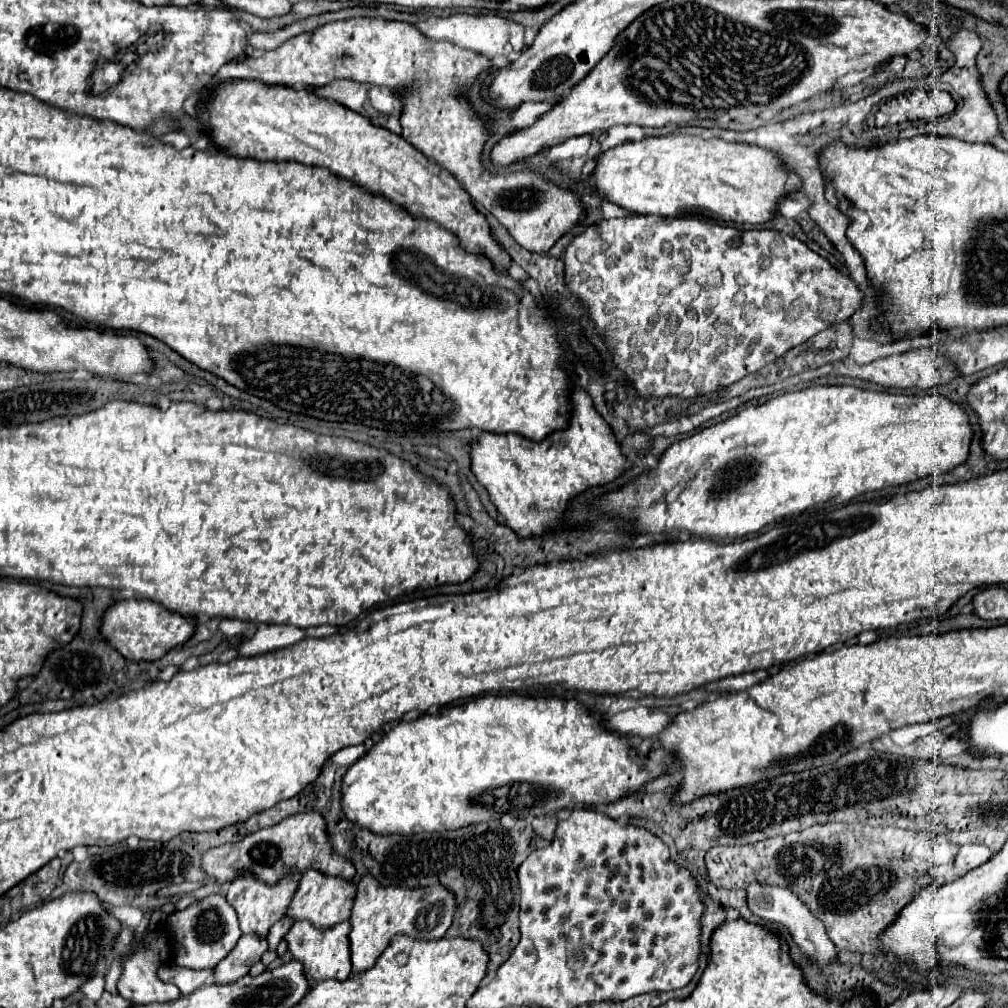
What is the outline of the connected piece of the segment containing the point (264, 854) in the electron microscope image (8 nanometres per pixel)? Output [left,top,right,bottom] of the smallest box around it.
[202,812,356,886]

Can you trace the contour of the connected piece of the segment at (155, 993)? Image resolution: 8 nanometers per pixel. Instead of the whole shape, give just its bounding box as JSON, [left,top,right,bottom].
[116,928,180,1004]

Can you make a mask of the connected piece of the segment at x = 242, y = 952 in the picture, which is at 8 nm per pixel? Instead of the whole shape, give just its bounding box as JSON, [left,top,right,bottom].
[214,934,268,984]

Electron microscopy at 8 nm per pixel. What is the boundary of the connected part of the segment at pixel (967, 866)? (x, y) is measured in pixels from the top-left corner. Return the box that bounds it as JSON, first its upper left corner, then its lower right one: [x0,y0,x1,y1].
[956,844,992,876]

